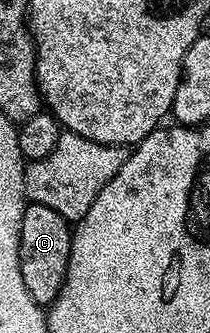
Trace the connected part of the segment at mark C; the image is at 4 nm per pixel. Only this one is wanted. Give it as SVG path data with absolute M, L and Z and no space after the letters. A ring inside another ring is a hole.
M40 203L24 206L19 234L19 264L21 281L25 281L25 289L29 289L35 303L51 305L58 298L67 277L72 234L68 220L63 219L61 213Z

